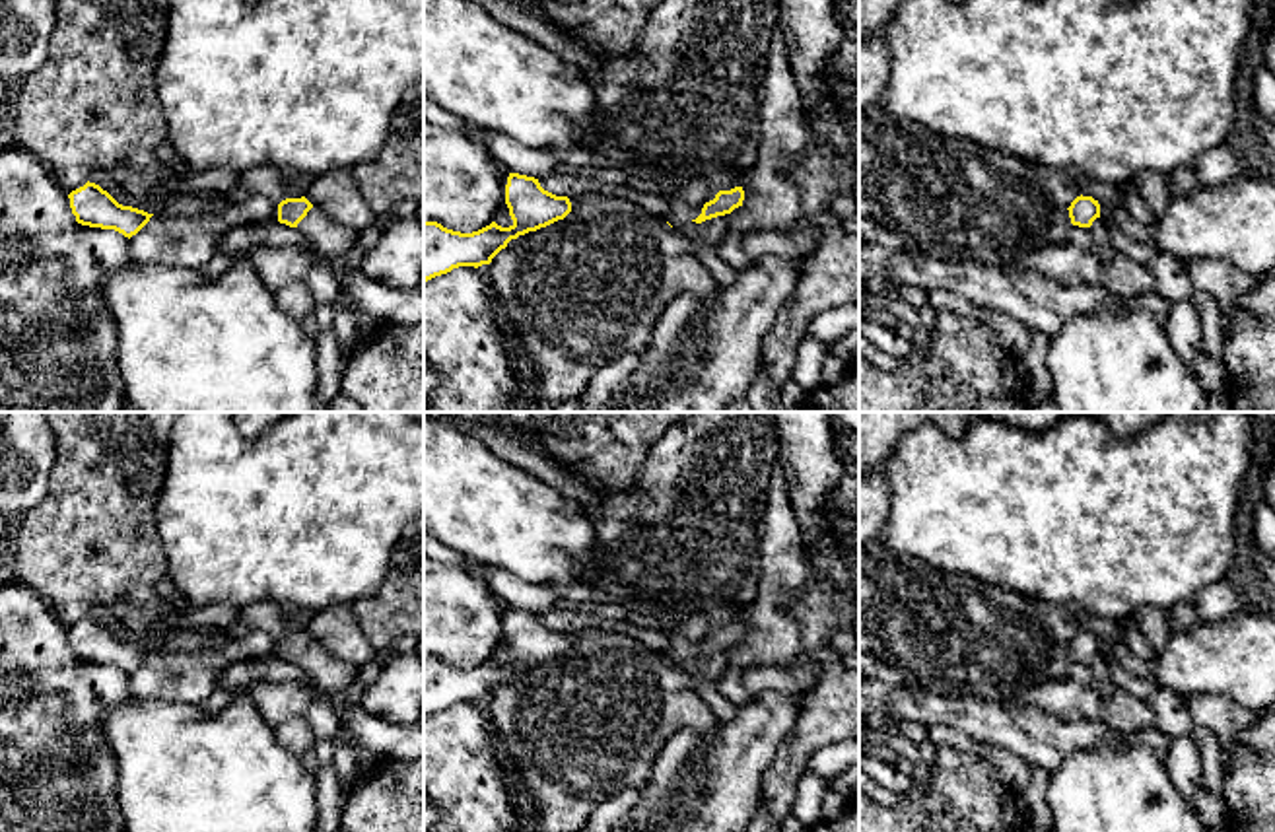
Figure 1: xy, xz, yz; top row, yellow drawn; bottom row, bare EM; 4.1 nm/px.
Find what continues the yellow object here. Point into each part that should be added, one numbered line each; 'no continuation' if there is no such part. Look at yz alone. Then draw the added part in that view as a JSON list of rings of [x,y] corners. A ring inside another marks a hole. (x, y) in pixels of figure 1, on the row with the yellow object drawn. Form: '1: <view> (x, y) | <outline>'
no continuation

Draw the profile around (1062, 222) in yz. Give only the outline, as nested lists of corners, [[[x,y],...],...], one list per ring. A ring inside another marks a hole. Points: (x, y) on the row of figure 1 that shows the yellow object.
[[[1057,206],[1057,210],[1053,214],[1051,229],[1050,229],[1050,241],[1065,243],[1071,227],[1073,227],[1073,224],[1069,218],[1069,210],[1063,206]]]

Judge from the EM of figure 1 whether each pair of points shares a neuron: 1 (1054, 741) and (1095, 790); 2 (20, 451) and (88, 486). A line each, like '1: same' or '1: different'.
1: different
2: different

